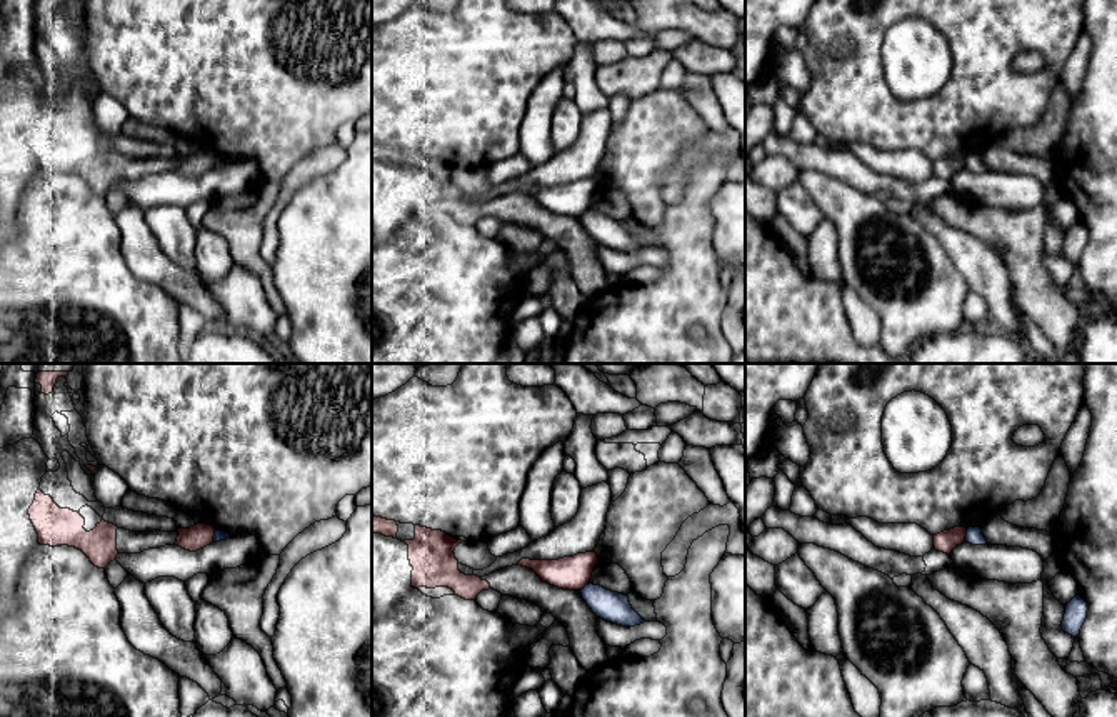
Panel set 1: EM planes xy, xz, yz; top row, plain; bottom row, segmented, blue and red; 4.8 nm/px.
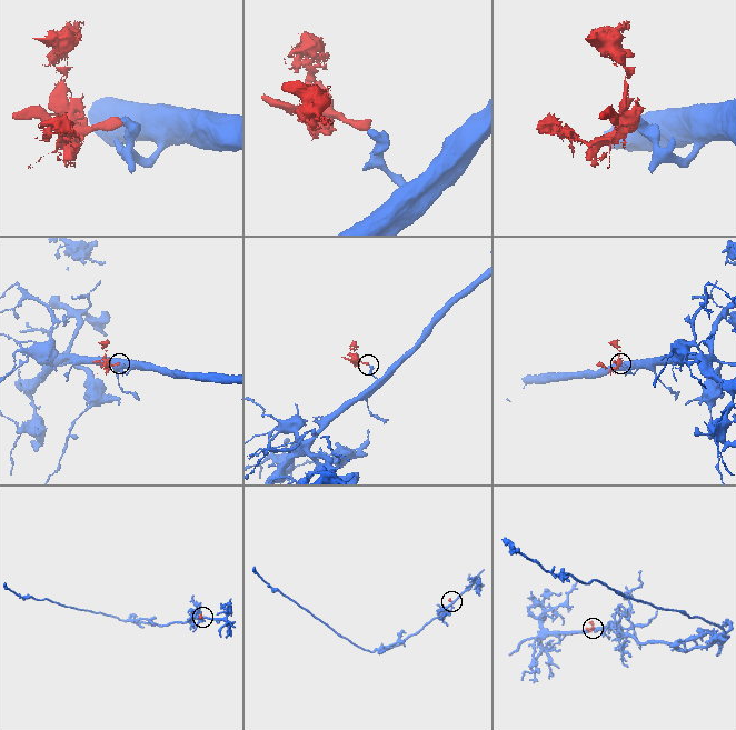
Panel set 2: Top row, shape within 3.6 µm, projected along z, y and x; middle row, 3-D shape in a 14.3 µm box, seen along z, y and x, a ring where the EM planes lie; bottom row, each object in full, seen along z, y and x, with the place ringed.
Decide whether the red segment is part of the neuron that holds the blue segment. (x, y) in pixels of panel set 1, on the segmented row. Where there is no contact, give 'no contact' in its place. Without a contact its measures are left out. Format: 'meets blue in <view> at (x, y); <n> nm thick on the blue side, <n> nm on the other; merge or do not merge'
meets blue in yz at (966, 536); 80 nm thick on the blue side, 100 nm on the other; do not merge

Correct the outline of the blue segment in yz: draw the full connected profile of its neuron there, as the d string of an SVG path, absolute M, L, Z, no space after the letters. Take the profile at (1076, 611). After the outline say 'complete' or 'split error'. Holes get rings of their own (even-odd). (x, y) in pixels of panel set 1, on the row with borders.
M1075 595L1065 605L1062 630L1072 637L1079 637L1080 629L1087 619L1087 610L1089 610L1087 602L1080 595Z; complete

